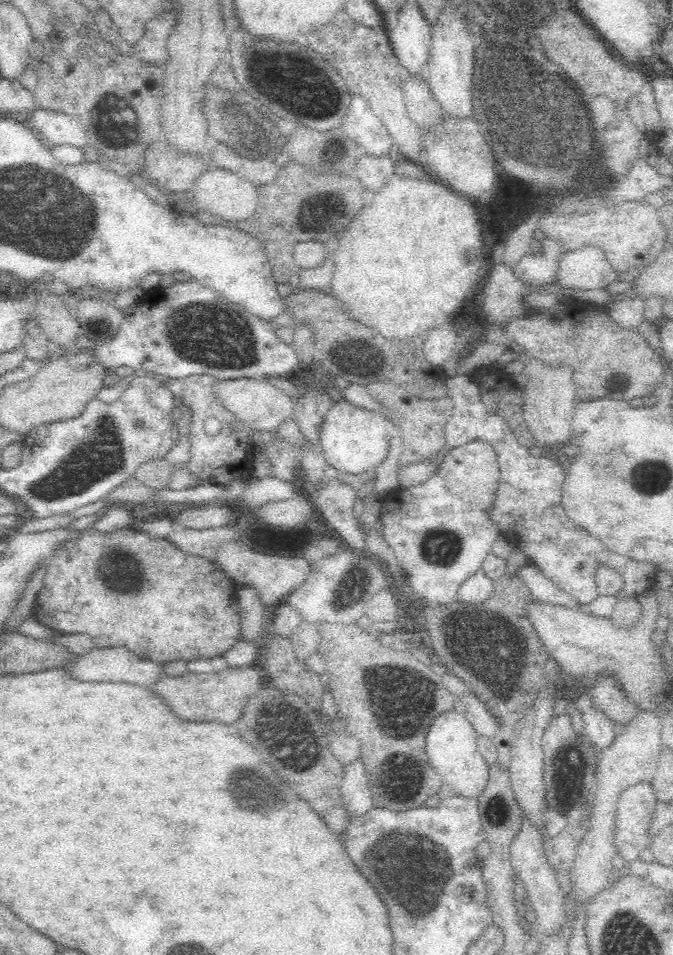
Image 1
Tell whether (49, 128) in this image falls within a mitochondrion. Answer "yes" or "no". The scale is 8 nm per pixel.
no

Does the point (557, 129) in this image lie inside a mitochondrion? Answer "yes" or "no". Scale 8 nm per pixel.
yes

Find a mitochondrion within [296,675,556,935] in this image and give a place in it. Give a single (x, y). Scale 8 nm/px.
(421, 868)

